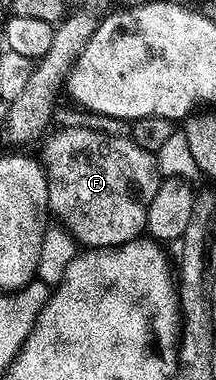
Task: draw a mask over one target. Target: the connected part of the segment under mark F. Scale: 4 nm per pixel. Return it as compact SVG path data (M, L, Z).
M62 127L53 131L45 136L46 144L40 154L42 170L46 173L44 203L49 214L51 211L58 218L55 220L66 228L75 244L86 249L119 247L139 238L146 228L149 202L160 184L155 156L140 149L129 137L105 135L90 127Z

